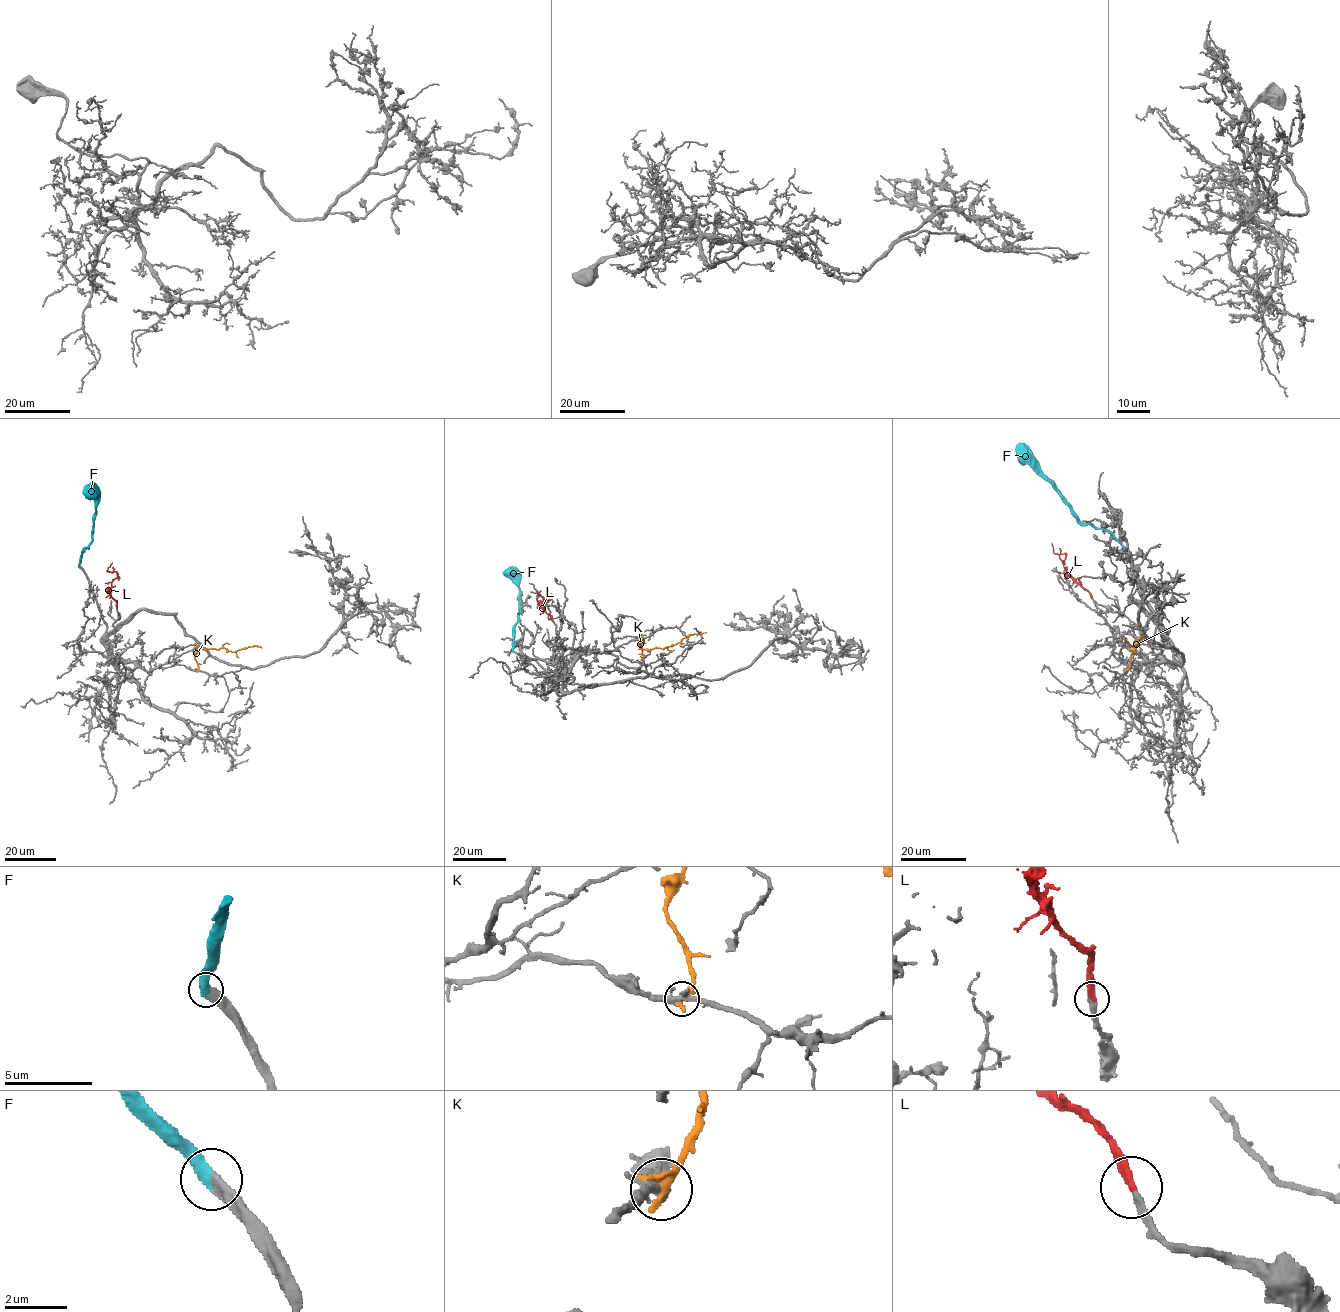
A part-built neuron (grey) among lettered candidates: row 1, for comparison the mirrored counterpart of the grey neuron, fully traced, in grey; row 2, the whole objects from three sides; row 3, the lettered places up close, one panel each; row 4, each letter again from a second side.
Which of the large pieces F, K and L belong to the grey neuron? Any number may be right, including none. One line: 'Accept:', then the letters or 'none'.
Accept: F, L

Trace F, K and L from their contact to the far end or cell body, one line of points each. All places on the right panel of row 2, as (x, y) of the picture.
F: (1123, 546), (1110, 532), (1083, 524), (1066, 499), (1017, 445)
K: (1126, 671), (1132, 649), (1139, 643), (1131, 646), (1124, 639)
L: (1092, 598), (1067, 573), (1063, 566), (1065, 554), (1055, 554), (1051, 543)

